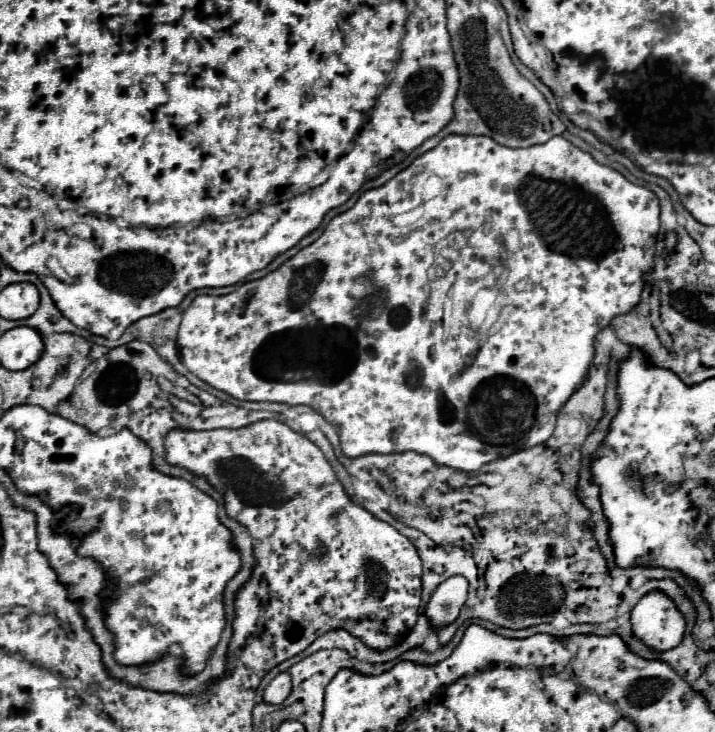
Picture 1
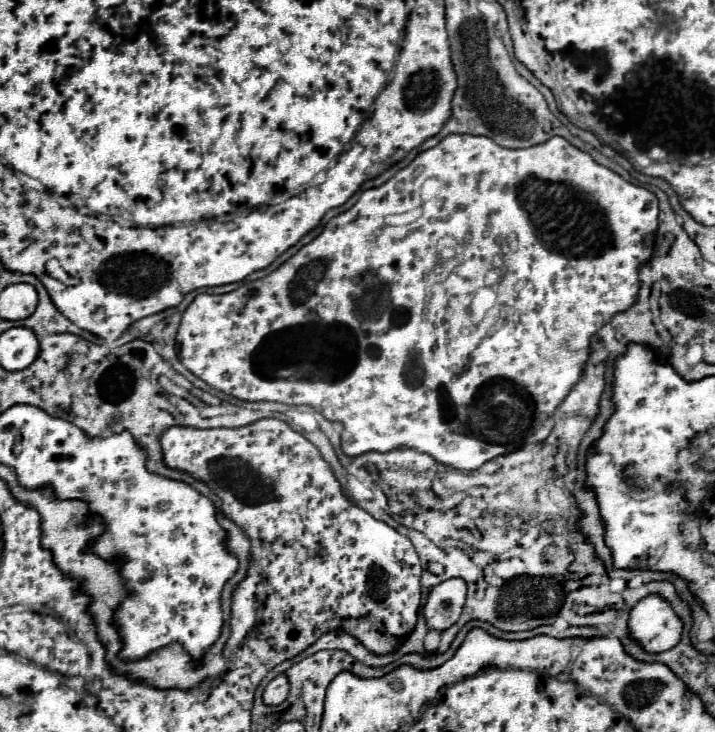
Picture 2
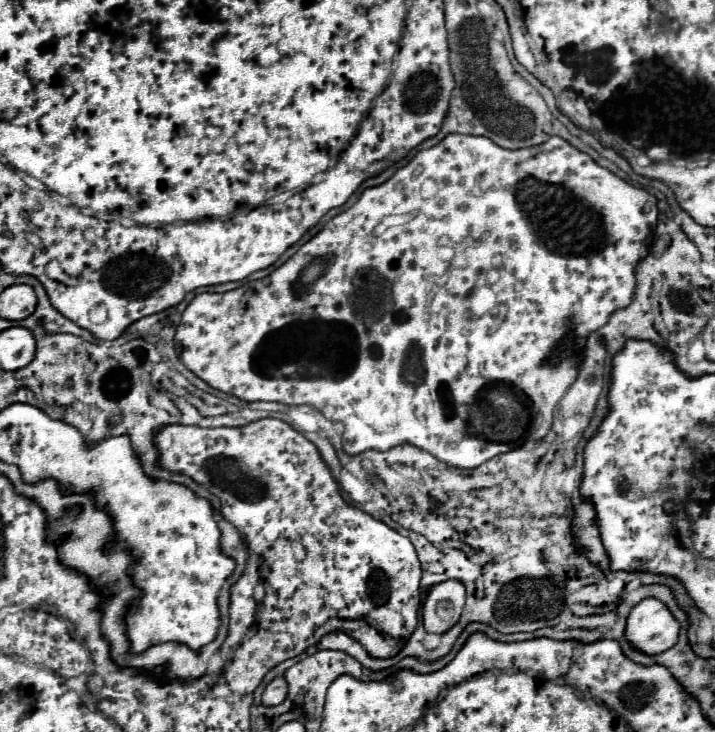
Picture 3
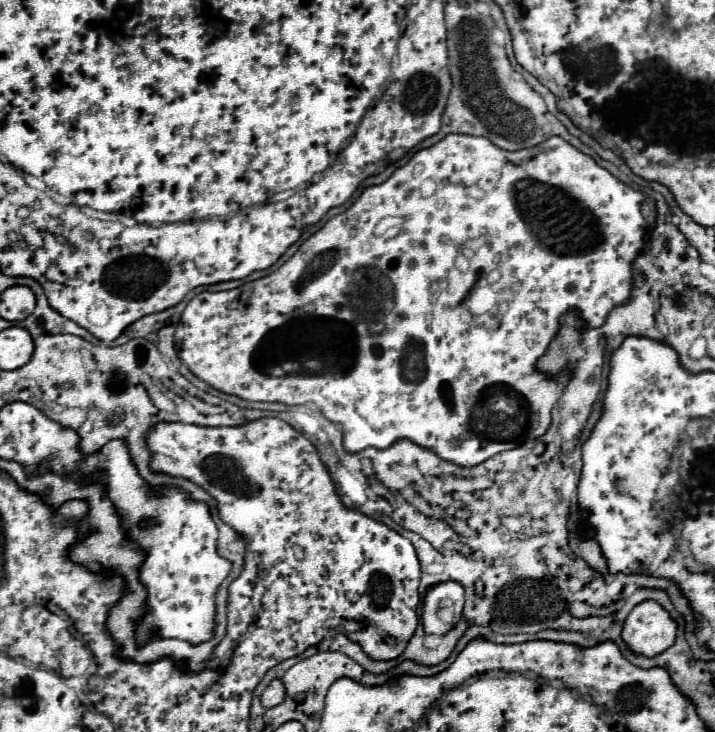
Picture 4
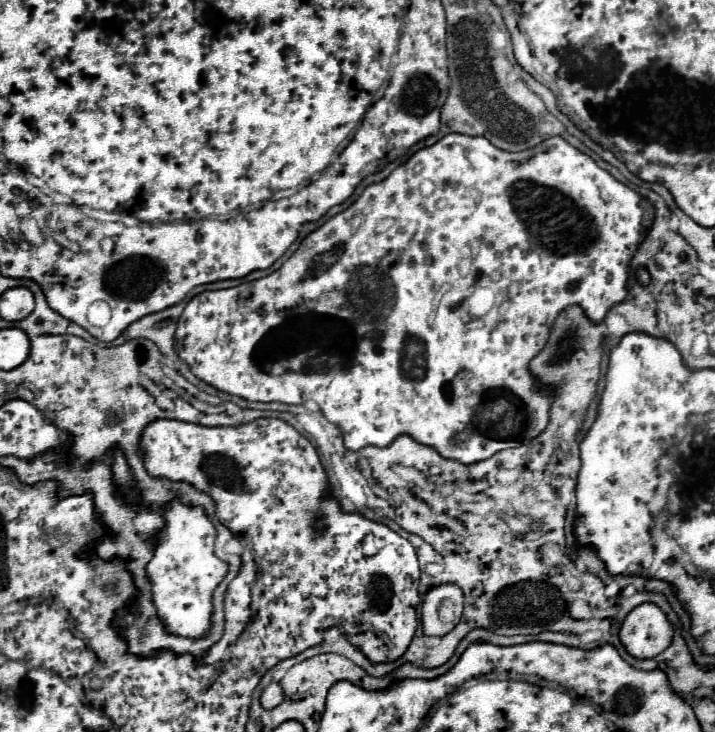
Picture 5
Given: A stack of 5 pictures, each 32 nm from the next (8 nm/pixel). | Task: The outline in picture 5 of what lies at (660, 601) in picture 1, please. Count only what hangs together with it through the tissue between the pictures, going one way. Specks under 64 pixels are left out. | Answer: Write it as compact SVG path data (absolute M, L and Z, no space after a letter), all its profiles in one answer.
M656 604L636 606L620 628L620 642L638 660L654 658L672 642L674 628Z

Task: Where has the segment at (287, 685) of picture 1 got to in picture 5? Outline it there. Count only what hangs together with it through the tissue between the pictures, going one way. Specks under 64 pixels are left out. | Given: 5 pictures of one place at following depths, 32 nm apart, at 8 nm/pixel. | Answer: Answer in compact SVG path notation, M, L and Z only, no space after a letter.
M270 684L270 686L266 686L264 692L262 692L262 696L260 696L260 704L262 704L262 708L266 708L266 710L276 708L278 704L282 704L282 700L284 700L284 696L282 696L280 684Z

